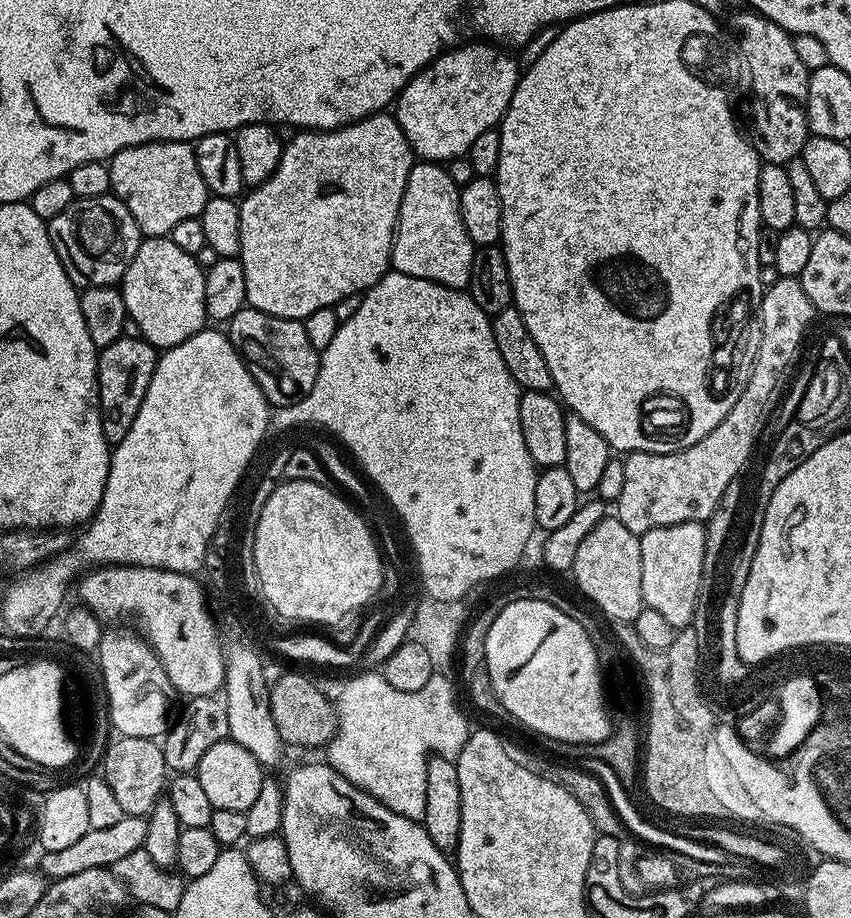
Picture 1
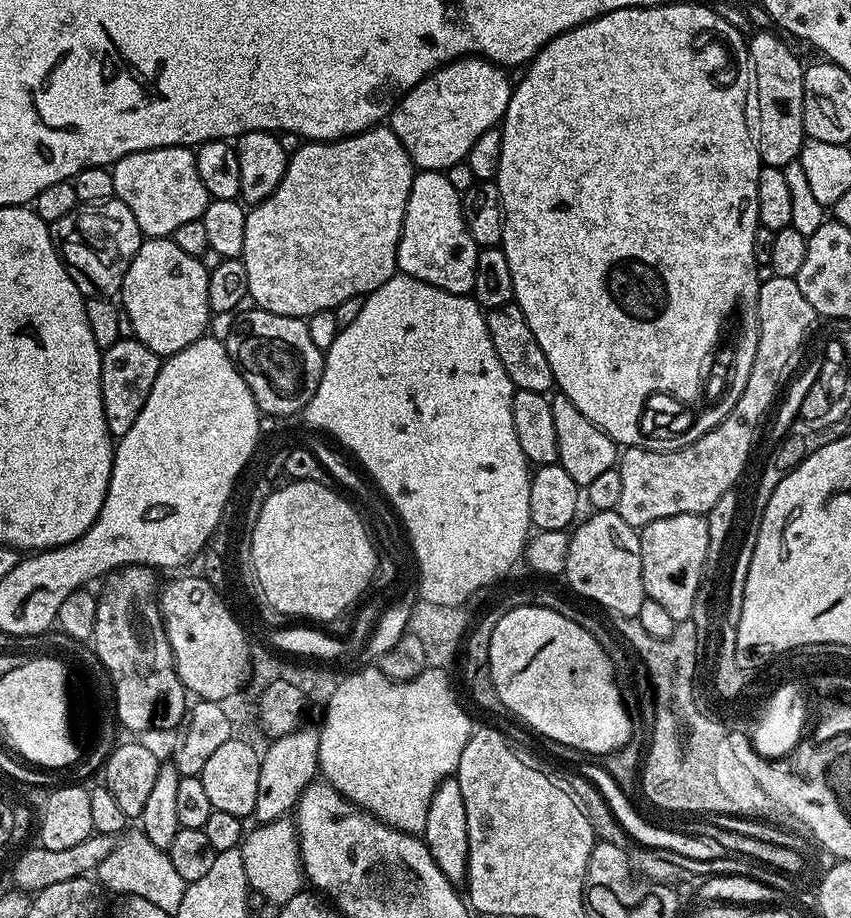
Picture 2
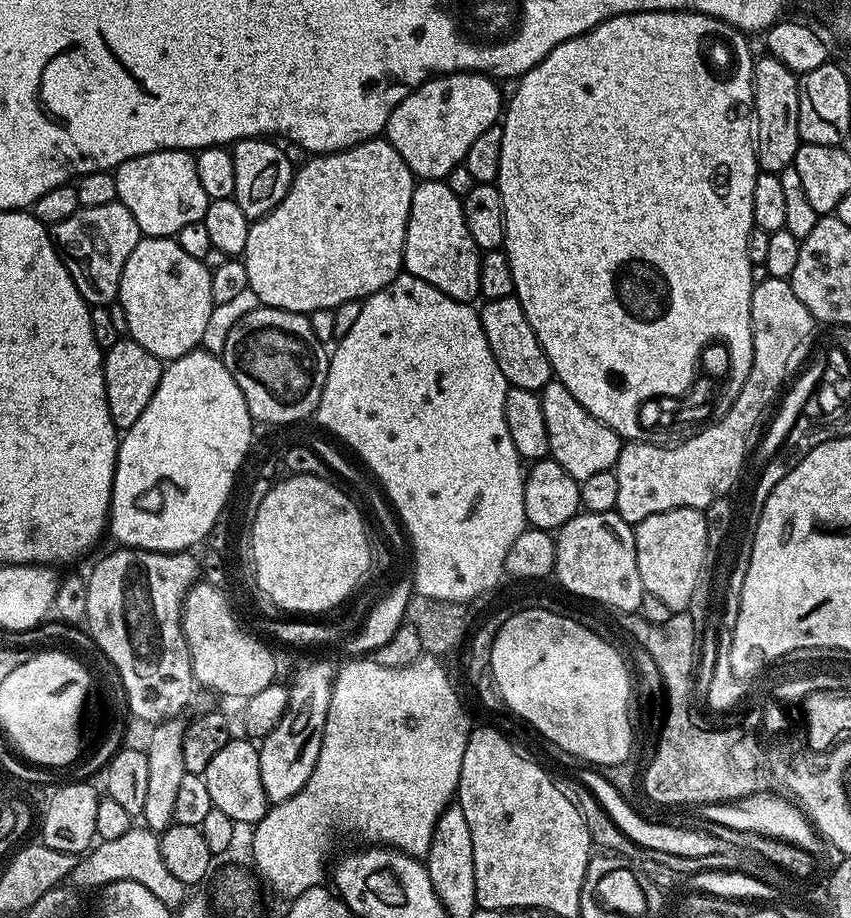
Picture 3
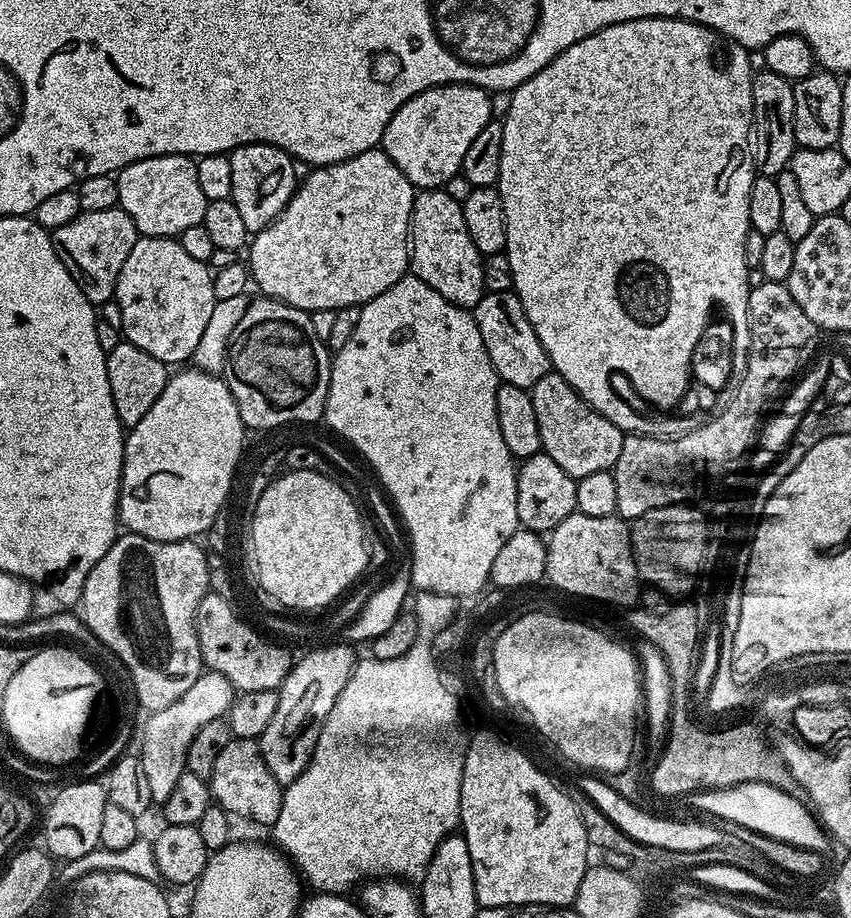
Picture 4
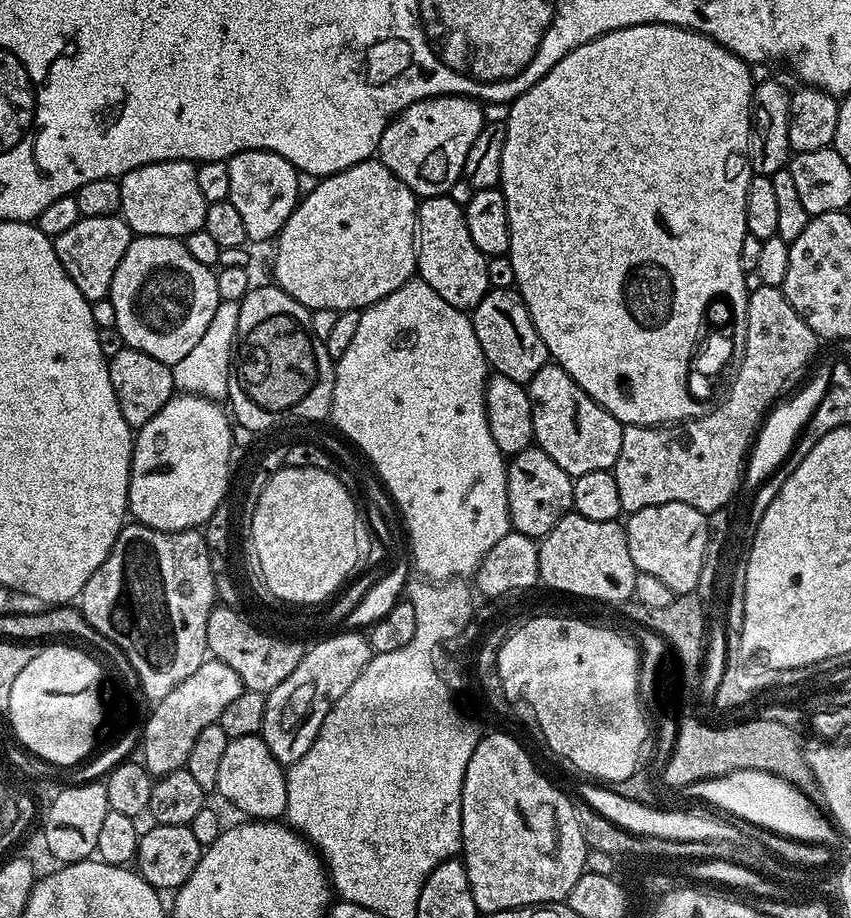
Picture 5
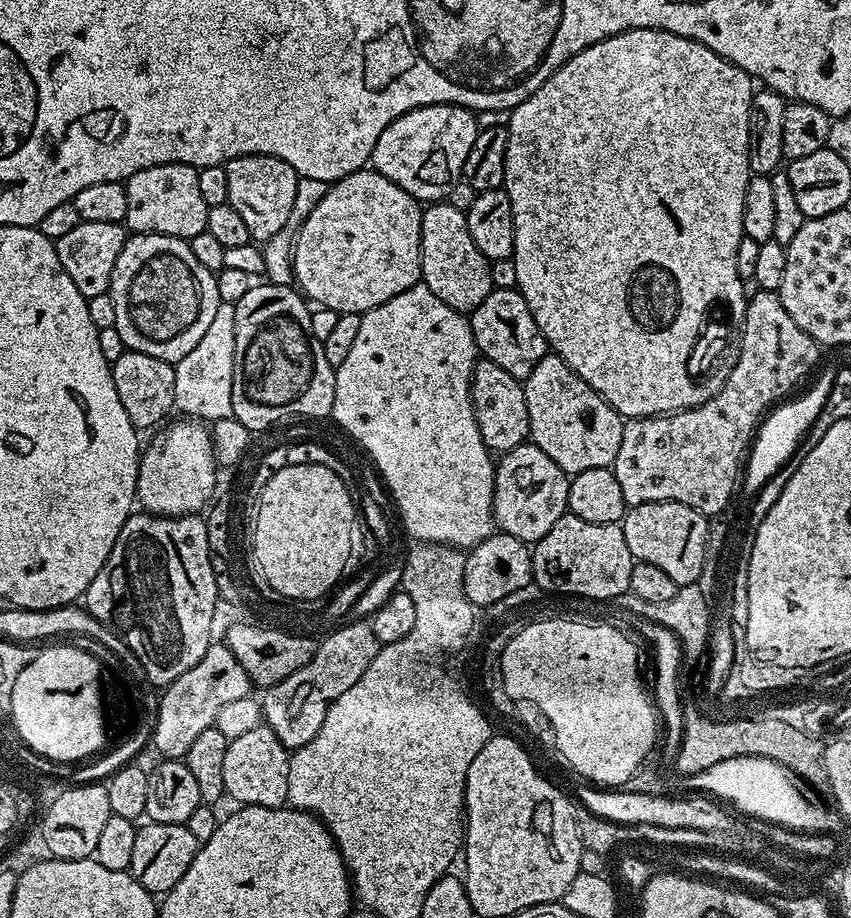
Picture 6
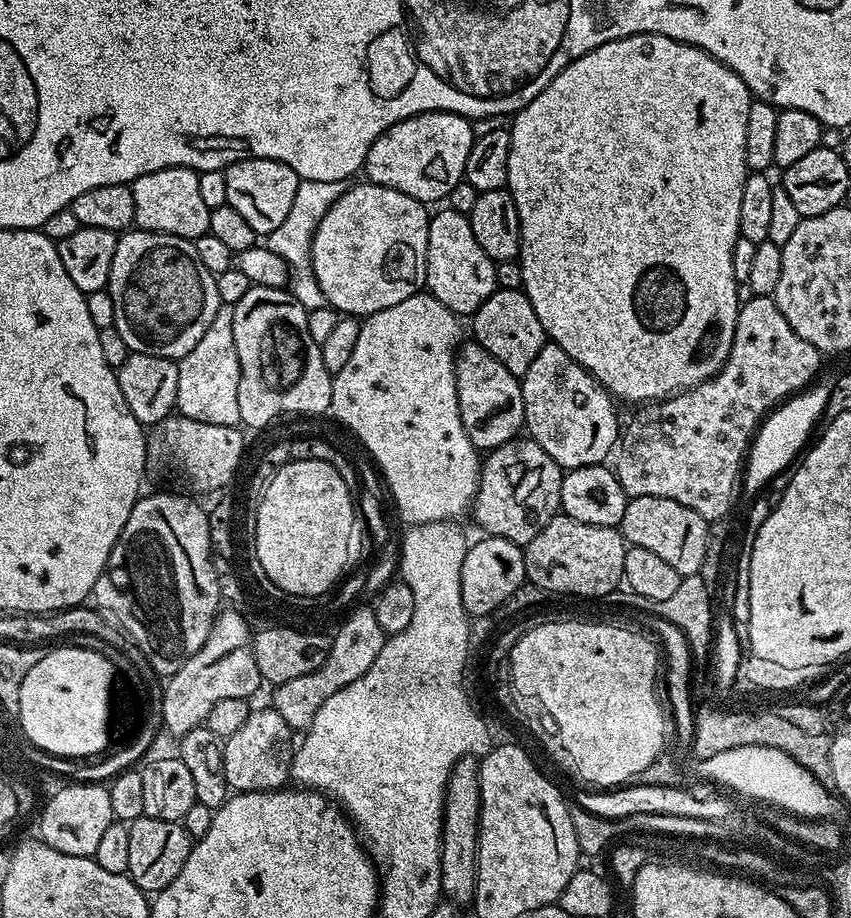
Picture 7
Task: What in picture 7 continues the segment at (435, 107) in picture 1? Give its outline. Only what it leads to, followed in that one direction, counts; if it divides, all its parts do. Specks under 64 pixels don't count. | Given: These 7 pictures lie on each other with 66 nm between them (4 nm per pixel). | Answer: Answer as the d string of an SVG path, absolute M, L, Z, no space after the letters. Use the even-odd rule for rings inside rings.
M423 112L417 116L411 116L405 120L399 120L394 126L390 126L370 146L370 150L364 159L362 169L367 183L378 186L390 186L402 194L410 194L410 198L431 202L431 200L443 201L464 180L464 167L466 157L470 154L470 146L473 142L472 120L466 116L459 116L453 112Z

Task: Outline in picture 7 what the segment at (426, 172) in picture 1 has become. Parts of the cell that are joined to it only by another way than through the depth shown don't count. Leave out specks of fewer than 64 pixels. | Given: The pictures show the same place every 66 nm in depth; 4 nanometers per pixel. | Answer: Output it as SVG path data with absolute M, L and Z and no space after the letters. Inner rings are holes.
M447 206L441 208L441 212L433 211L428 221L426 288L457 317L468 318L482 306L482 302L486 302L486 298L490 298L490 294L496 292L497 261L491 260L486 250L478 246L478 238L474 238L467 215Z

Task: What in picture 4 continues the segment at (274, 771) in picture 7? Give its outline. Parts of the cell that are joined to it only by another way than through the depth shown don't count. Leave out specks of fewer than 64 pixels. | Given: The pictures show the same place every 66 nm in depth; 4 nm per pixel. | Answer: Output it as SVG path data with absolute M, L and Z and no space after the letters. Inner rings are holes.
M235 738L218 754L218 762L214 762L214 774L210 781L212 799L221 808L225 808L229 816L244 820L253 820L256 824L271 826L278 818L280 803L284 797L282 786L270 774L266 762L260 753L260 745L254 740L237 740Z

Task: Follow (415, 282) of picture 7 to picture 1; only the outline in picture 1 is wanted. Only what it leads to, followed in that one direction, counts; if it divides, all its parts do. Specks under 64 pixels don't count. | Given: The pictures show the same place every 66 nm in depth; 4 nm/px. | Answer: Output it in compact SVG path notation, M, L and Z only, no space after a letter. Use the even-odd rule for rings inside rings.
M387 111L375 112L373 116L356 120L353 124L343 124L341 128L331 128L329 132L300 130L293 141L284 145L284 153L274 174L270 174L270 178L266 178L266 182L255 185L239 201L240 255L238 259L242 270L246 270L248 304L271 316L303 322L310 314L314 314L314 310L335 308L337 302L342 298L346 298L350 294L363 294L369 288L374 287L390 271L392 240L396 236L396 223L400 217L402 194L406 190L406 178L410 174L413 163L414 153L410 142L406 138L406 134L402 134L402 126L396 121L395 115L389 114Z

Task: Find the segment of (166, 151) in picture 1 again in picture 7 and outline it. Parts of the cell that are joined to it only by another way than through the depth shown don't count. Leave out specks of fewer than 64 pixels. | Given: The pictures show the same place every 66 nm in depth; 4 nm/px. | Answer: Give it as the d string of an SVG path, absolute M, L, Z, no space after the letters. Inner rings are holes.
M167 168L154 170L154 174L142 174L142 178L132 181L135 227L141 232L170 234L193 242L206 234L212 209L200 197L199 177L200 173L192 168Z

